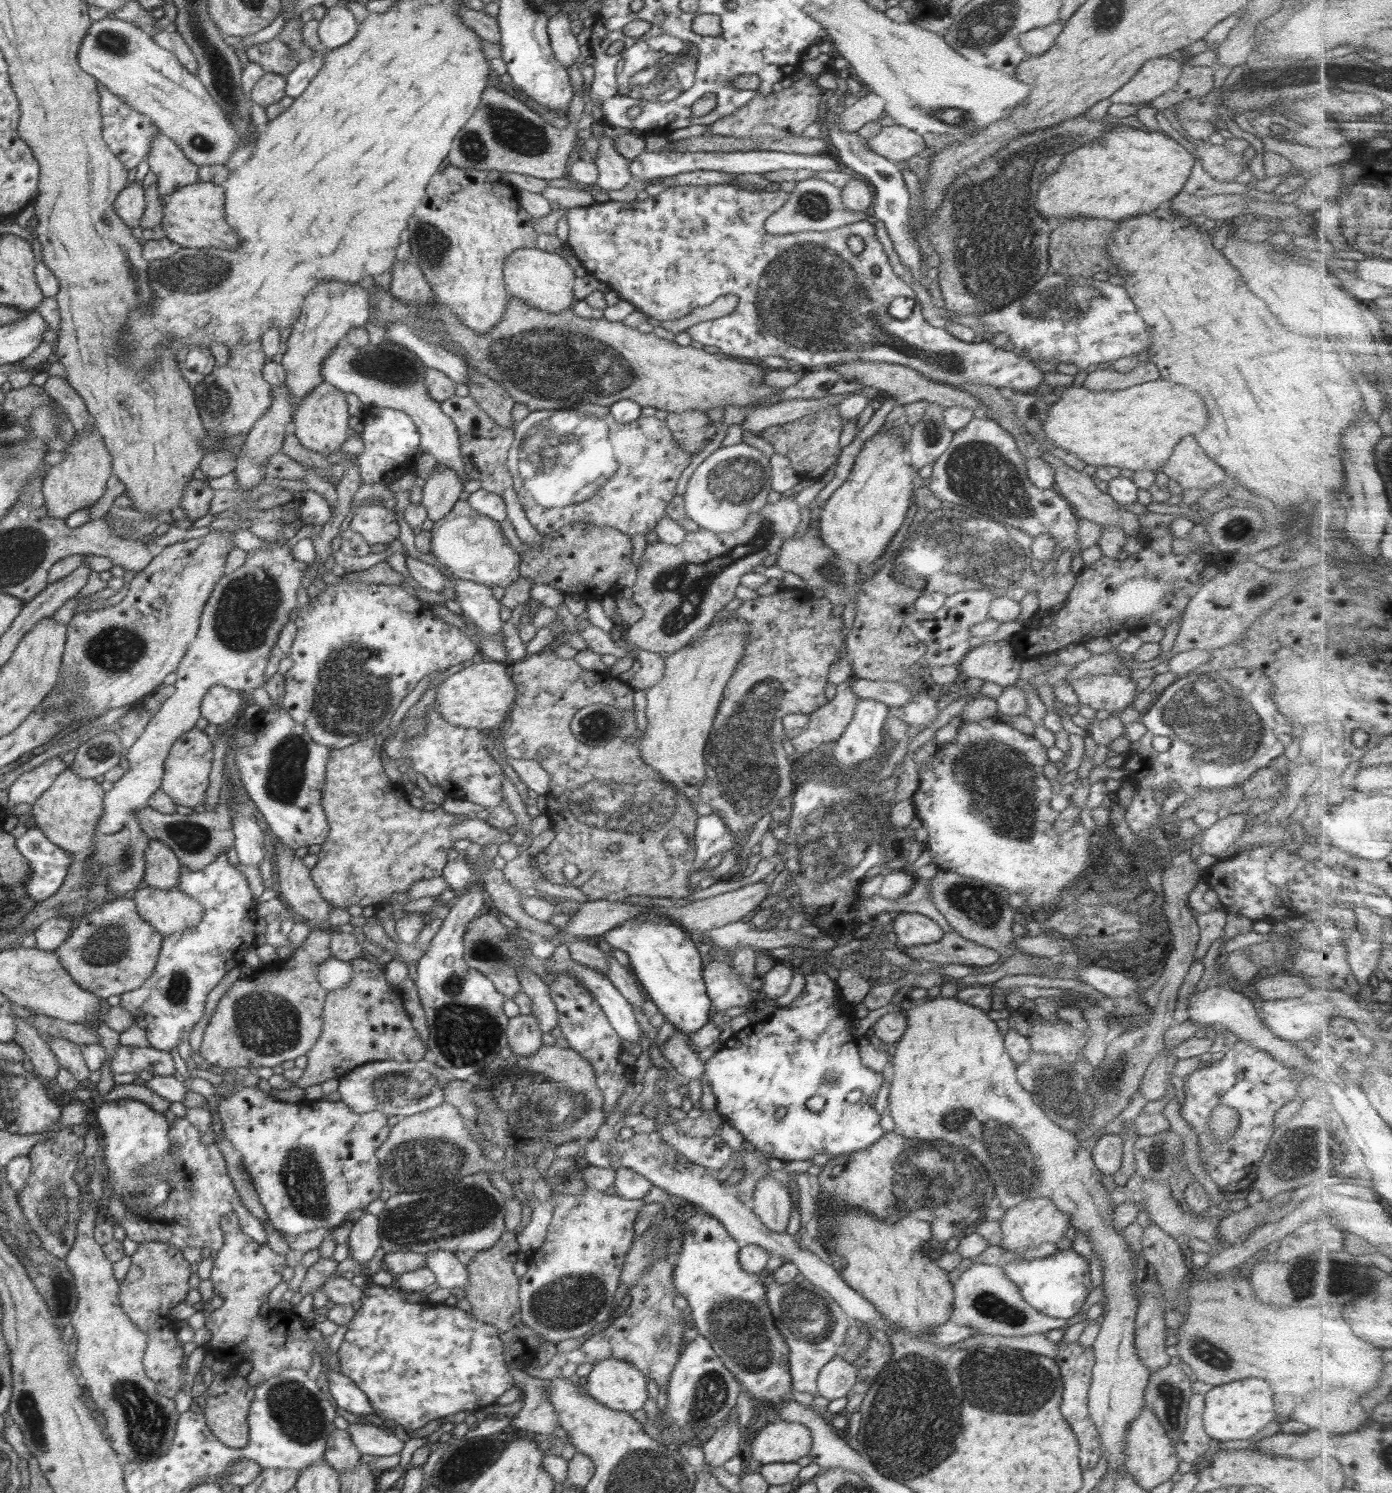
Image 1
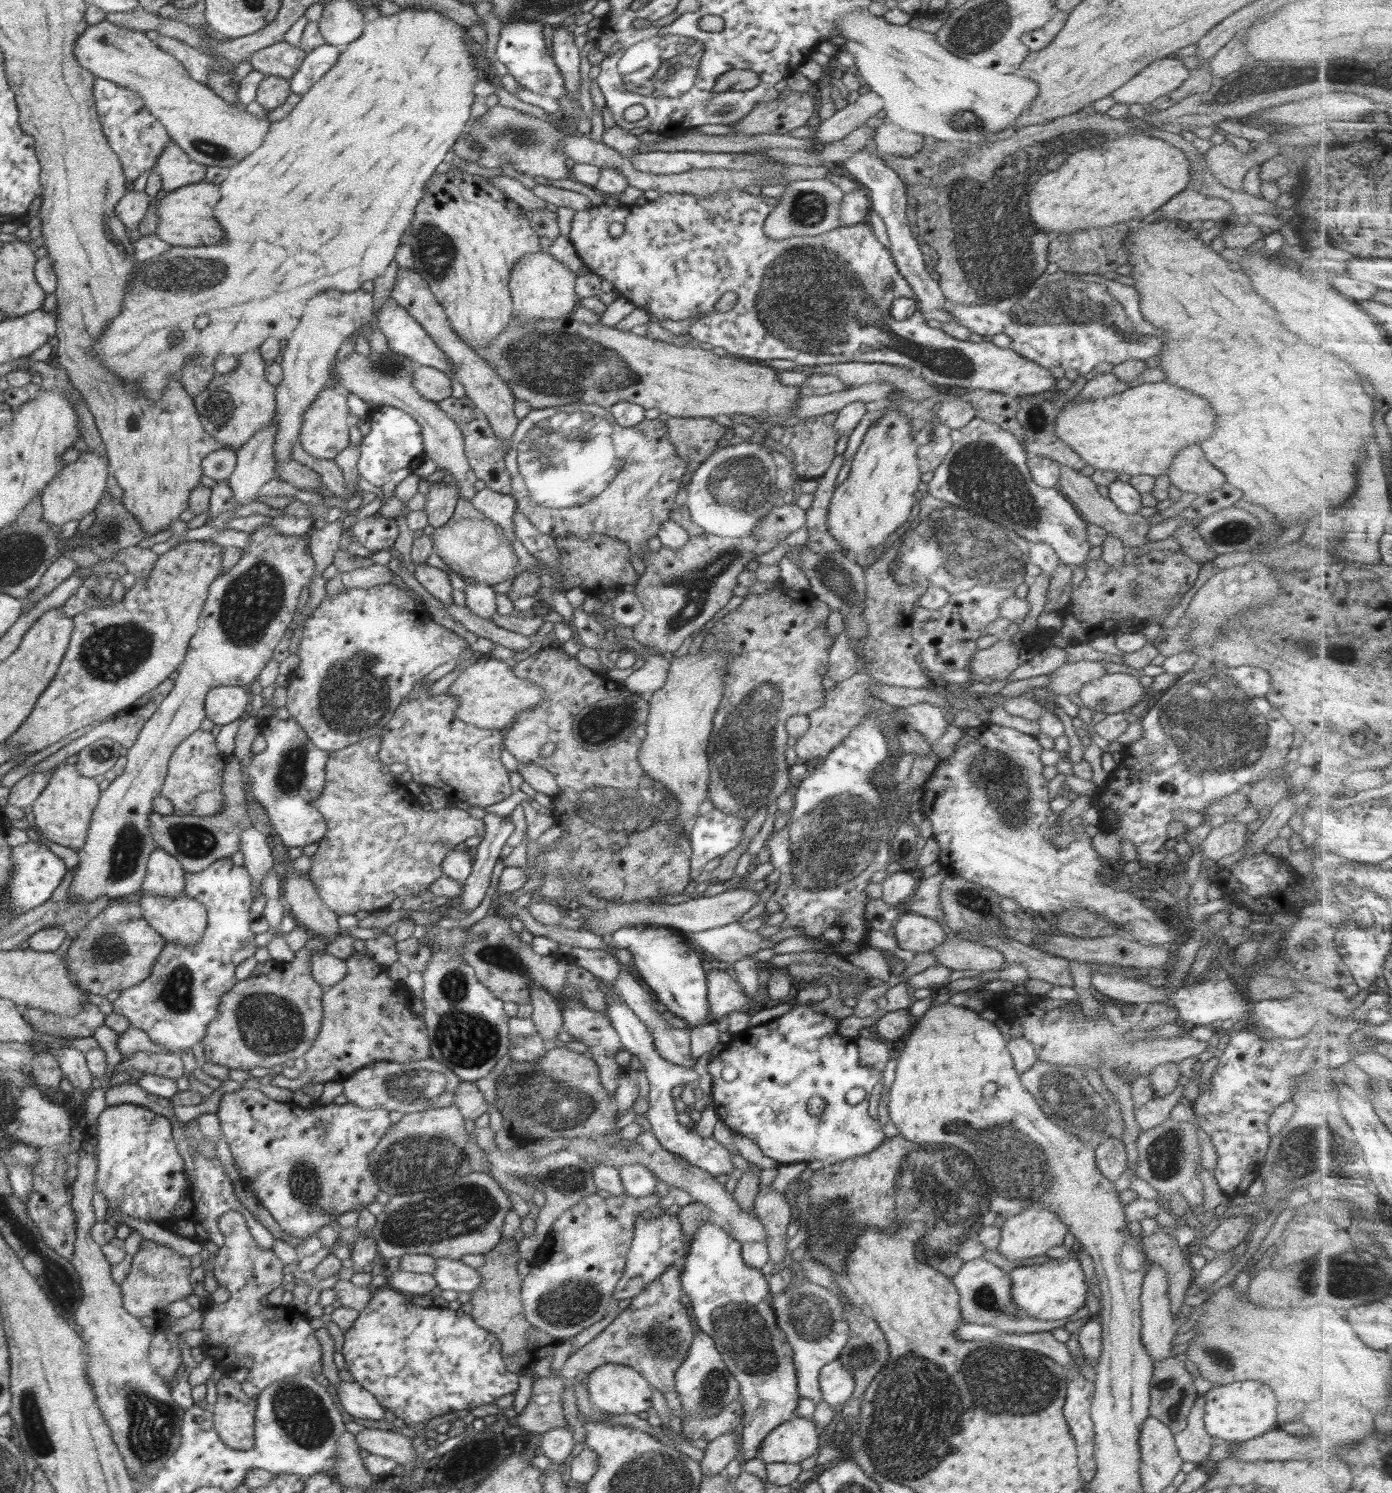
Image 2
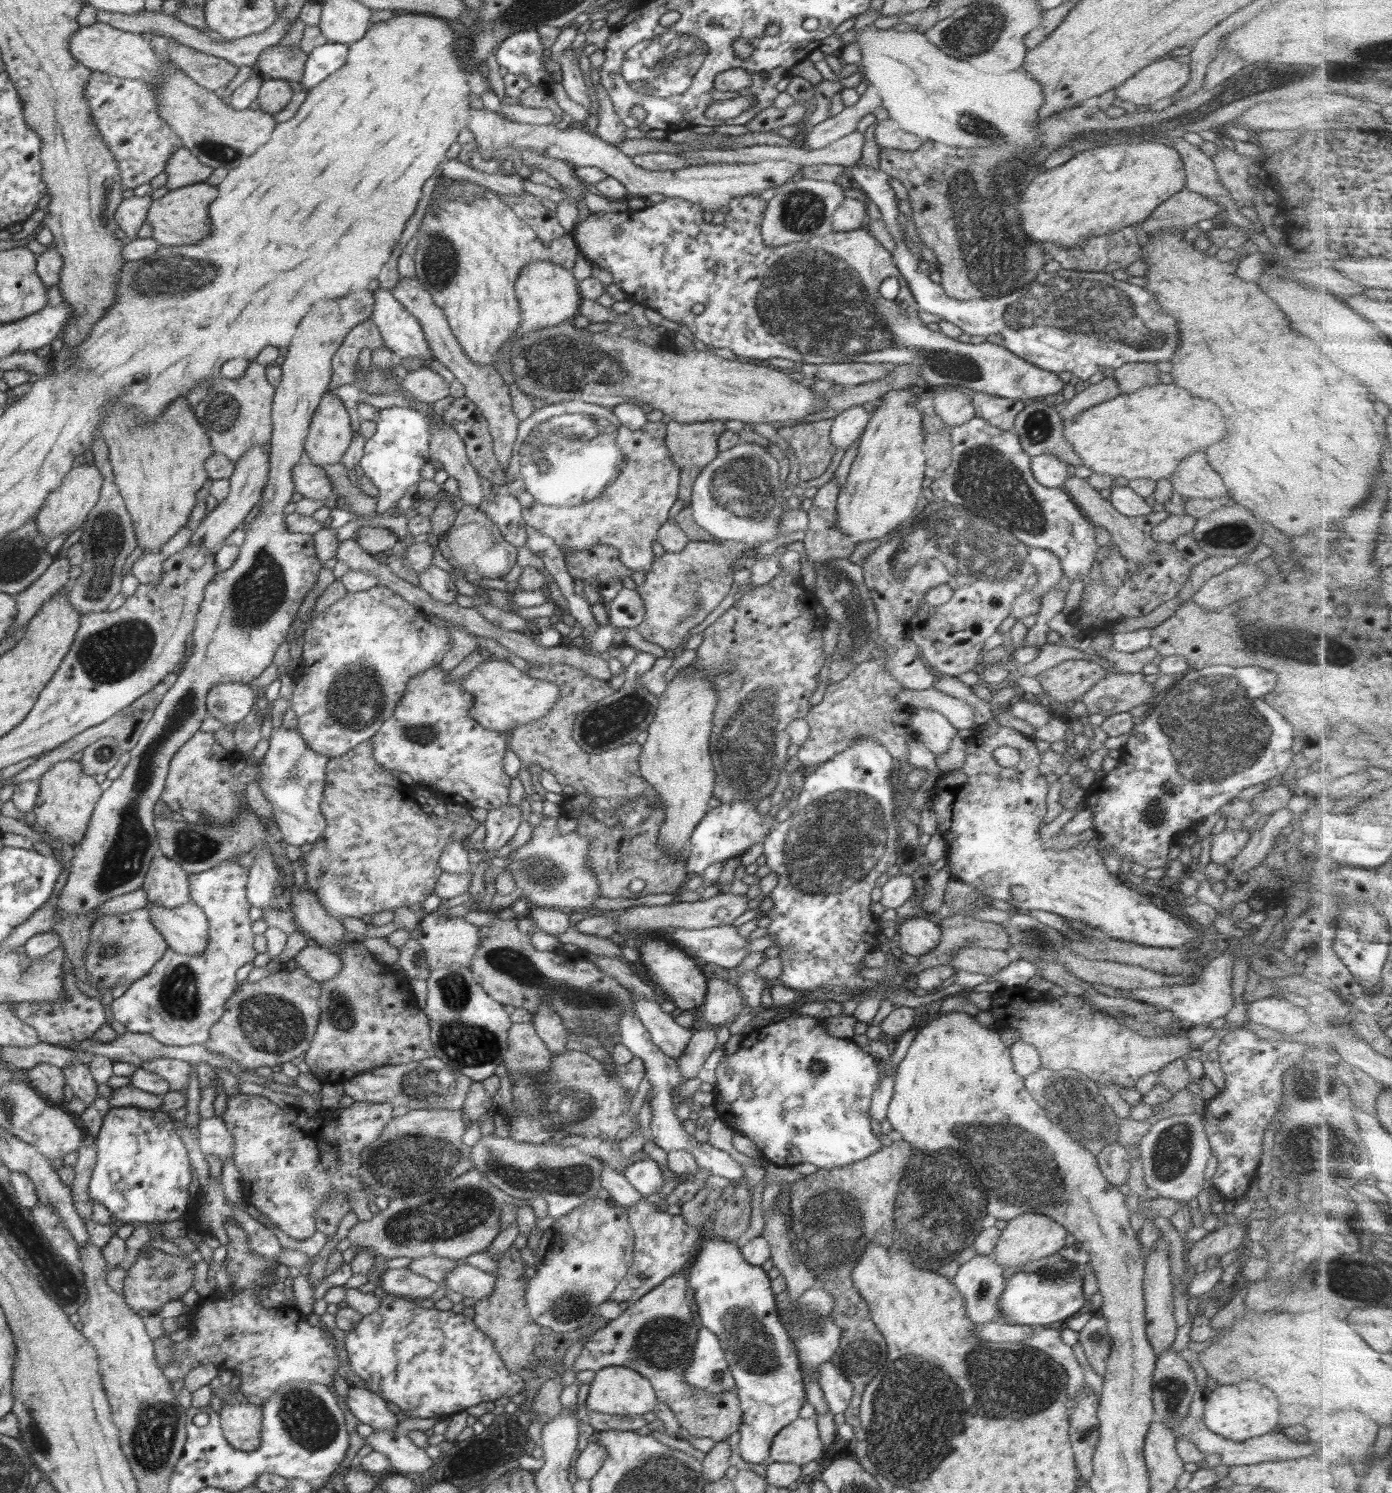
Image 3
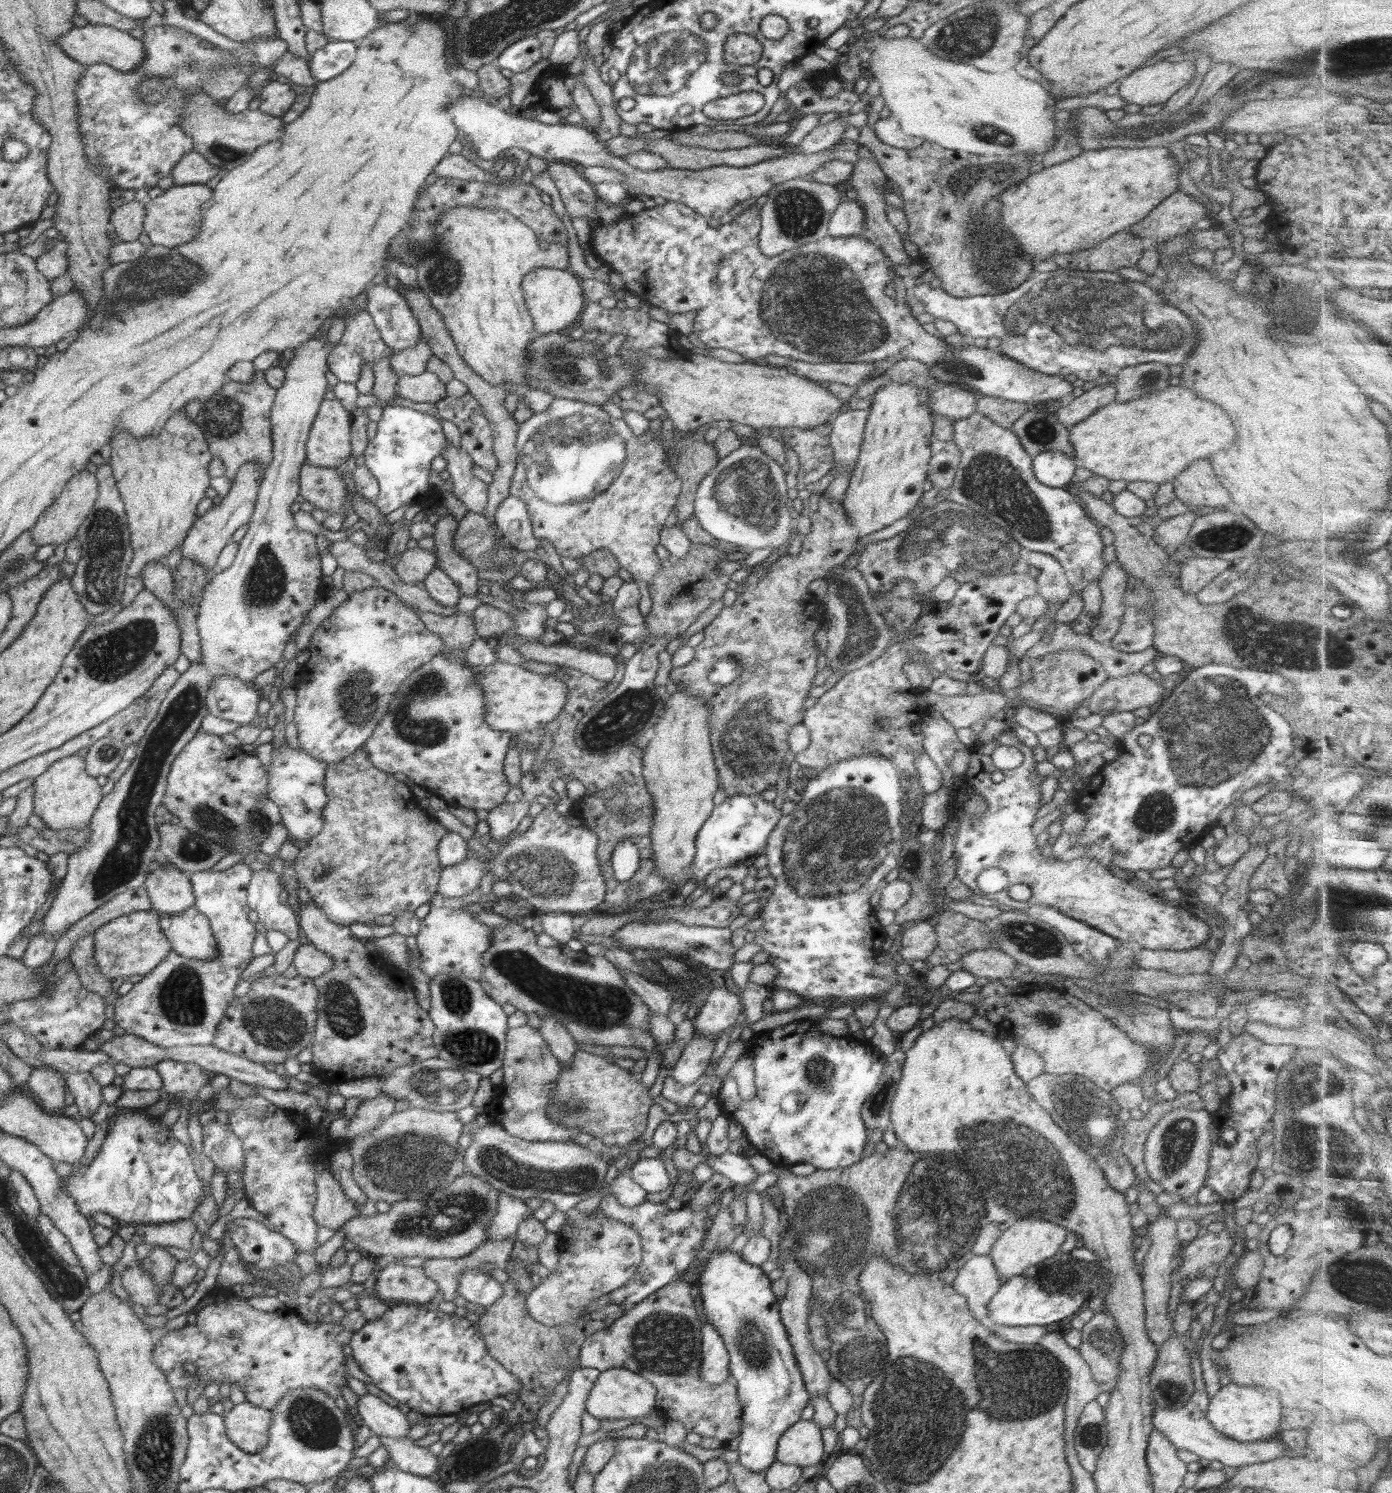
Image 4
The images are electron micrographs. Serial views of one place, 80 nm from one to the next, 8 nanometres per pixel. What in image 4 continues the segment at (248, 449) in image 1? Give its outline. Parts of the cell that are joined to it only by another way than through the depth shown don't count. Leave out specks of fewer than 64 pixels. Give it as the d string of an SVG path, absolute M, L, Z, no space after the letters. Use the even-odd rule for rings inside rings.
M254 463L243 464L236 471L230 490L223 497L220 505L214 505L208 512L197 518L183 540L181 546L183 556L192 562L201 564L207 570L209 581L216 574L214 569L218 555L229 542L232 542L232 534L251 519L257 503L260 483L261 472L257 466Z

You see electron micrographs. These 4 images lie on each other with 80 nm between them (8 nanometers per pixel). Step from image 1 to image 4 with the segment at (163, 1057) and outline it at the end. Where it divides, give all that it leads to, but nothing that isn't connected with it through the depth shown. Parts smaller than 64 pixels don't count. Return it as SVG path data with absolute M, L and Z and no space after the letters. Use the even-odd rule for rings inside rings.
M163 1060L153 1066L163 1080L162 1092L196 1093L210 1080L204 1074L203 1068L194 1063L182 1063L177 1060Z

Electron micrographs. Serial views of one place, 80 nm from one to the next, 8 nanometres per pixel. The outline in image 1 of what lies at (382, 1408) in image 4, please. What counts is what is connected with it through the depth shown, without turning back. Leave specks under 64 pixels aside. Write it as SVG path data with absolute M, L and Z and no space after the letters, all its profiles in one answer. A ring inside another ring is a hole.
M329 1372L326 1376L328 1388L336 1406L352 1414L373 1414L373 1408L368 1397L350 1378L338 1372Z

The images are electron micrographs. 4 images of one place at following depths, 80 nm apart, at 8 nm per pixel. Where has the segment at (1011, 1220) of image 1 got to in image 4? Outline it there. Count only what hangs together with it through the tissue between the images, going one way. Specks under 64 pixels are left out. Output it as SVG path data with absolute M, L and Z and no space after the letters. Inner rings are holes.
M1022 1218L1013 1224L1008 1225L1008 1229L1001 1232L1001 1236L996 1239L991 1248L989 1257L992 1259L996 1270L1003 1283L1010 1277L1024 1275L1036 1280L1039 1267L1045 1266L1048 1258L1052 1258L1060 1250L1060 1246L1069 1234L1062 1226L1036 1220L1034 1218Z

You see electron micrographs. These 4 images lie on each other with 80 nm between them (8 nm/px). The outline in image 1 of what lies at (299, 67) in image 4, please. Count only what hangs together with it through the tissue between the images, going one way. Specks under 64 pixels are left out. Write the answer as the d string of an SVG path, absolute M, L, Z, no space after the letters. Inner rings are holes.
M279 38L246 47L245 52L249 60L258 63L266 73L281 74L283 77L300 63Z

